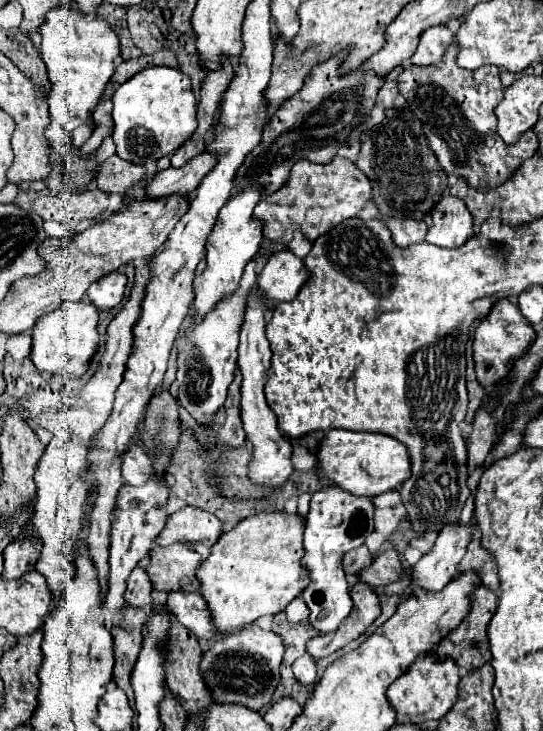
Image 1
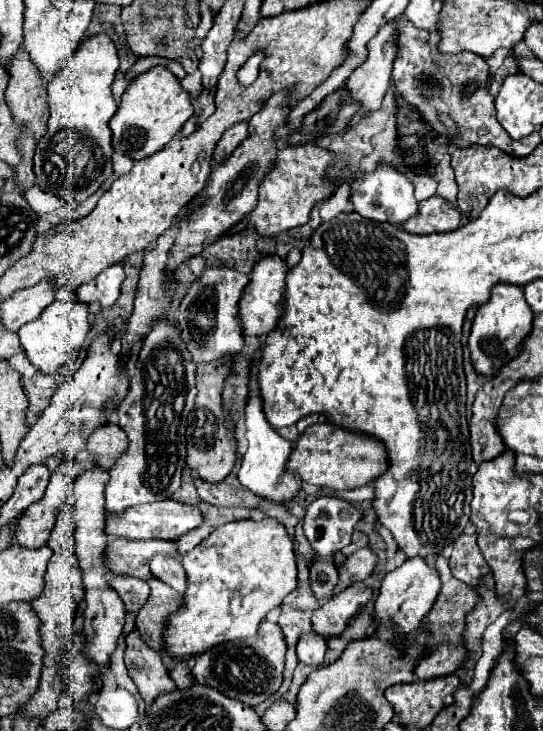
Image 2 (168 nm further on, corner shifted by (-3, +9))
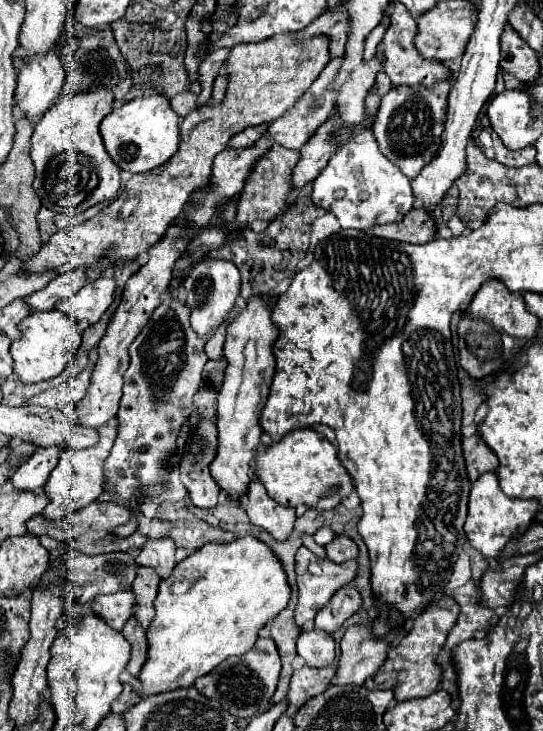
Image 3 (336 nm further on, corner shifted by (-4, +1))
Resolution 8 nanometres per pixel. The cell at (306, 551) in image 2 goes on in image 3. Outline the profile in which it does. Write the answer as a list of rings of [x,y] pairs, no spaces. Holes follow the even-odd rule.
[[[304,545],[298,549],[296,553],[296,583],[298,583],[298,589],[300,589],[300,599],[298,599],[298,605],[296,605],[296,623],[302,627],[306,623],[312,623],[316,613],[326,605],[326,601],[330,601],[330,597],[350,585],[354,579],[356,579],[356,573],[358,573],[358,561],[346,561],[346,563],[334,563],[334,561],[328,561],[328,559],[318,559],[310,549],[306,549]]]

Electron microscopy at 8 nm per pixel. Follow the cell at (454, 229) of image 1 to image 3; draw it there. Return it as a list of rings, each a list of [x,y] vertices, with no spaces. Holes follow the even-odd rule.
[[[412,209],[402,221],[374,227],[374,235],[404,243],[430,243],[436,237],[436,221],[426,209]]]

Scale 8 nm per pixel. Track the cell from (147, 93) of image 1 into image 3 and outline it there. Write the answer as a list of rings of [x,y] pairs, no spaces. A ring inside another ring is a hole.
[[[152,93],[132,99],[106,115],[100,125],[100,135],[104,139],[106,151],[120,169],[130,173],[144,173],[164,165],[176,153],[180,143],[180,123],[182,117],[172,109],[170,99],[166,95]]]

